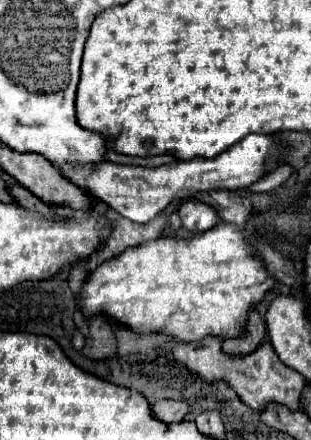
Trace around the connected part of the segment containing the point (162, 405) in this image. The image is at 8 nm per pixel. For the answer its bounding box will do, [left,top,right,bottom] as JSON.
[150,400,188,424]

